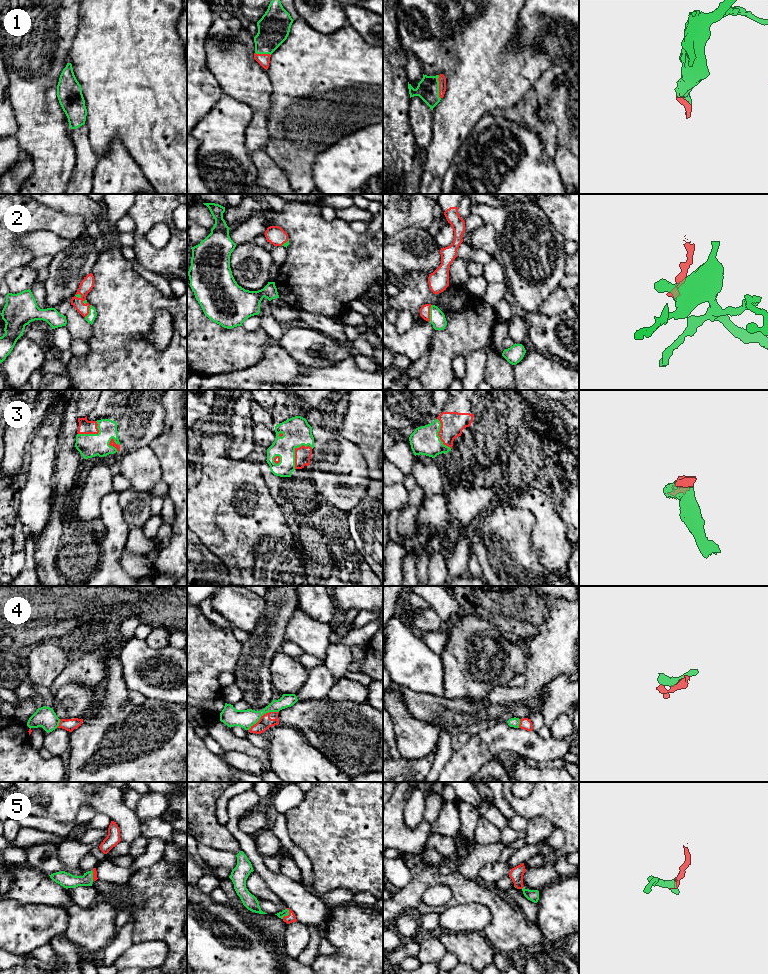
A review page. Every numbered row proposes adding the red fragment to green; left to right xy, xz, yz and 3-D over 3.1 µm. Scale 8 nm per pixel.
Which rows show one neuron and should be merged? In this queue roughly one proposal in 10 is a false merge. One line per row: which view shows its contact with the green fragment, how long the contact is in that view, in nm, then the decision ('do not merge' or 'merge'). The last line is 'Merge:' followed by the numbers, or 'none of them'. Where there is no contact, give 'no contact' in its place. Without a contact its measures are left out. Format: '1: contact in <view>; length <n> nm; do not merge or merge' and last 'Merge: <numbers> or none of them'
1: contact in yz; length 190 nm; merge
2: contact in yz; length 140 nm; merge
3: contact in xz; length 240 nm; merge
4: contact in xz; length 280 nm; merge
5: contact in xz; length 100 nm; merge
Merge: 1, 2, 3, 4, 5

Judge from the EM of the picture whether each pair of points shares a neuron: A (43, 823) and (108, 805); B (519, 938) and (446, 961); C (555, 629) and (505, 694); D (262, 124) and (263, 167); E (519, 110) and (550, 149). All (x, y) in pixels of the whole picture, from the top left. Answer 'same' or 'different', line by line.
A: different
B: different
C: same
D: different
E: same

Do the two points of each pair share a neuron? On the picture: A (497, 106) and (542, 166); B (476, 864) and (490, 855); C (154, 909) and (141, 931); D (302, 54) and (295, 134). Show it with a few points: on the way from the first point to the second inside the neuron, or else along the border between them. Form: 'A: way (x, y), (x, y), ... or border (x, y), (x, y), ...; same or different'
A: border (499, 112), (487, 112), (477, 122); different
B: way (479, 861), (487, 855); same
C: way (154, 914), (154, 918), (146, 926); same
D: way (302, 74), (302, 85), (295, 99), (295, 114); same

